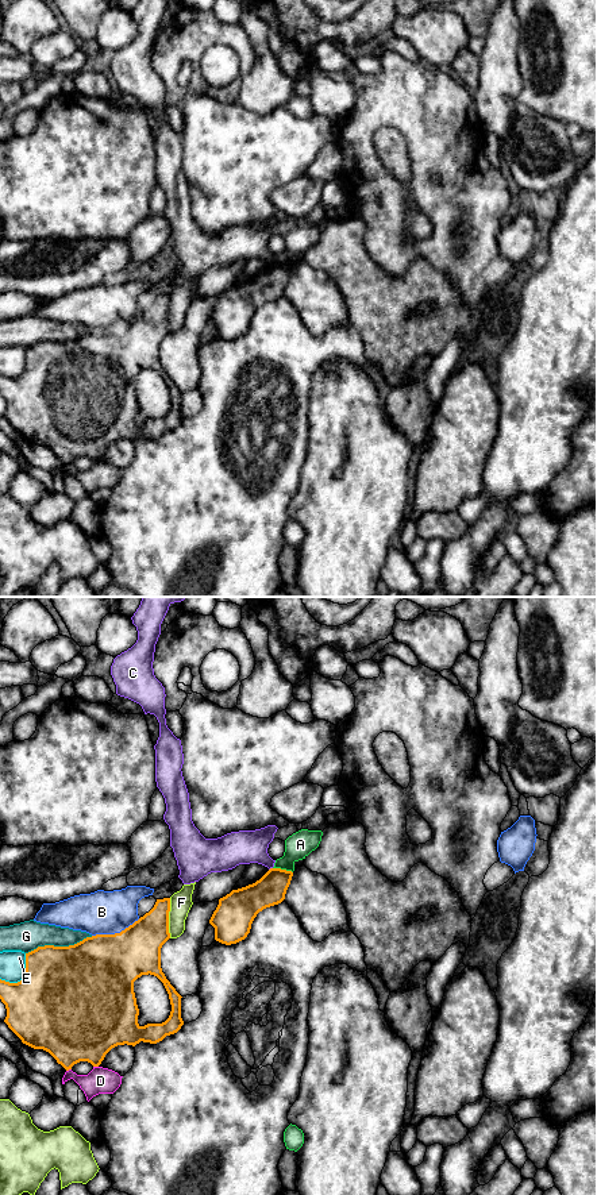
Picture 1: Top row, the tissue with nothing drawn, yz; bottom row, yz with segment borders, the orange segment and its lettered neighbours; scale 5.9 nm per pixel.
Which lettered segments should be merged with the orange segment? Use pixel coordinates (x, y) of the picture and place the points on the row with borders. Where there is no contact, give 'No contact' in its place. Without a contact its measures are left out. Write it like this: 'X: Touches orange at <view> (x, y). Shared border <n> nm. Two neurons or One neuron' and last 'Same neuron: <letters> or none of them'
A: Touches orange at yz (282, 870). Shared border 120 nm. Two neurons
B: Touches orange at yz (115, 933). Shared border 300 nm. Two neurons
C: Touches orange at yz (270, 868). Shared border 30 nm. Two neurons
D: Touches orange at yz (96, 1066). Shared border 30 nm. Two neurons
E: Touches orange at yz (23, 976). Shared border 220 nm. Two neurons
F: Touches orange at yz (168, 918). Shared border 240 nm. Two neurons
G: Touches orange at yz (58, 947). Shared border 420 nm. Two neurons
Same neuron: none of them

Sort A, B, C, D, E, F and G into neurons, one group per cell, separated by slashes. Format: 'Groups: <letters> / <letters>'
Groups: A / B / C / D / E / F / G

